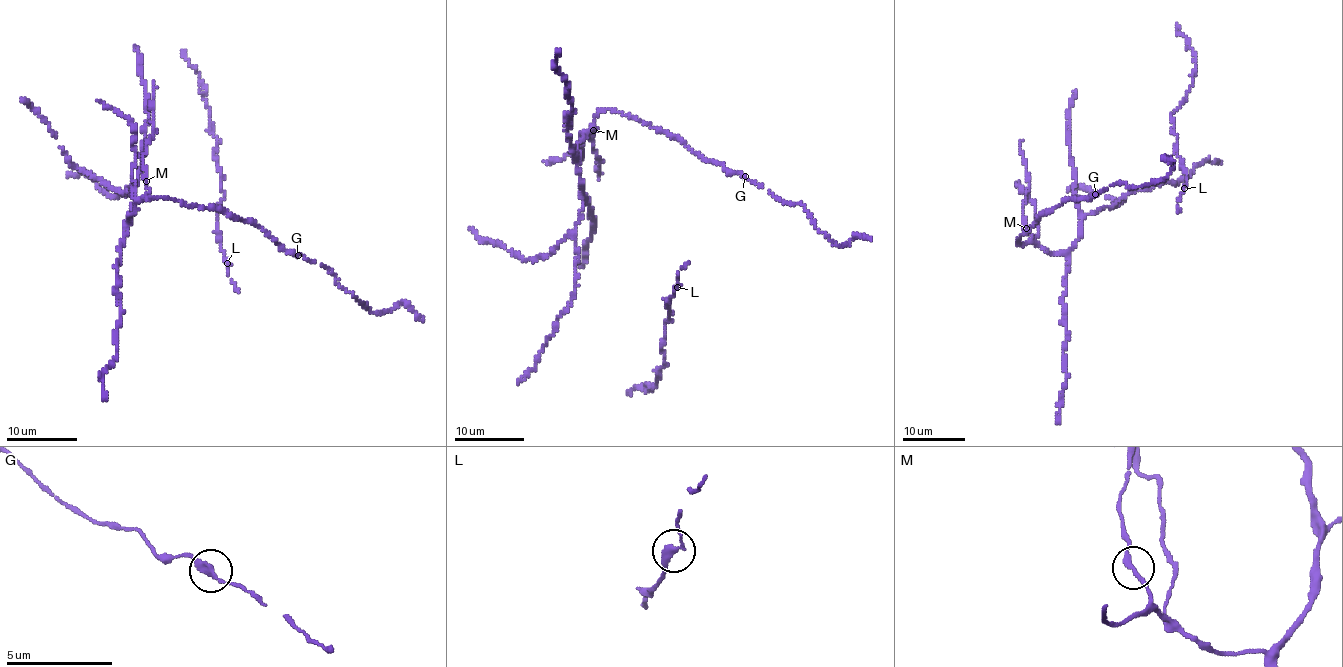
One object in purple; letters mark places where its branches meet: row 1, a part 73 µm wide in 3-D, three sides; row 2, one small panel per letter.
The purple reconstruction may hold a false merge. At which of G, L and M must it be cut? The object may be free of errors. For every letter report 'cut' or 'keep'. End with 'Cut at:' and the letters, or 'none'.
G: keep
L: keep
M: keep
Cut at: none

